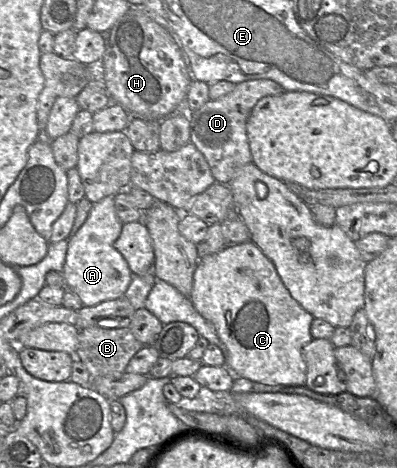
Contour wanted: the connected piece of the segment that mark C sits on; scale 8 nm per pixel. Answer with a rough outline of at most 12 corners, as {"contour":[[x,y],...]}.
{"contour":[[252,241],[190,300],[233,375],[305,386],[314,317]]}

